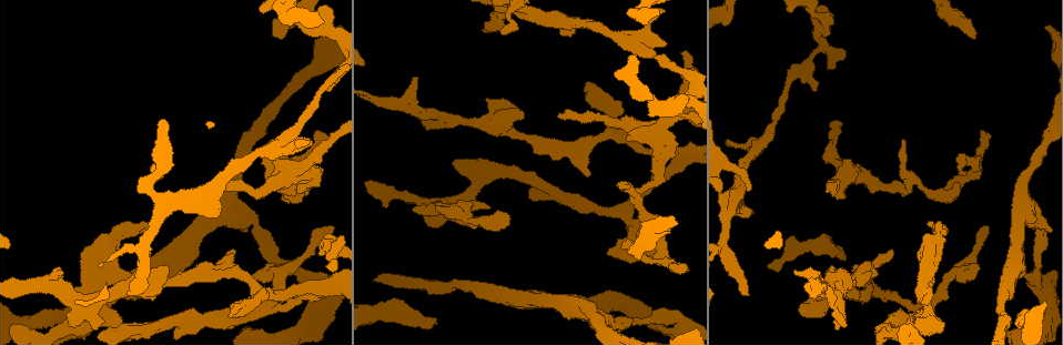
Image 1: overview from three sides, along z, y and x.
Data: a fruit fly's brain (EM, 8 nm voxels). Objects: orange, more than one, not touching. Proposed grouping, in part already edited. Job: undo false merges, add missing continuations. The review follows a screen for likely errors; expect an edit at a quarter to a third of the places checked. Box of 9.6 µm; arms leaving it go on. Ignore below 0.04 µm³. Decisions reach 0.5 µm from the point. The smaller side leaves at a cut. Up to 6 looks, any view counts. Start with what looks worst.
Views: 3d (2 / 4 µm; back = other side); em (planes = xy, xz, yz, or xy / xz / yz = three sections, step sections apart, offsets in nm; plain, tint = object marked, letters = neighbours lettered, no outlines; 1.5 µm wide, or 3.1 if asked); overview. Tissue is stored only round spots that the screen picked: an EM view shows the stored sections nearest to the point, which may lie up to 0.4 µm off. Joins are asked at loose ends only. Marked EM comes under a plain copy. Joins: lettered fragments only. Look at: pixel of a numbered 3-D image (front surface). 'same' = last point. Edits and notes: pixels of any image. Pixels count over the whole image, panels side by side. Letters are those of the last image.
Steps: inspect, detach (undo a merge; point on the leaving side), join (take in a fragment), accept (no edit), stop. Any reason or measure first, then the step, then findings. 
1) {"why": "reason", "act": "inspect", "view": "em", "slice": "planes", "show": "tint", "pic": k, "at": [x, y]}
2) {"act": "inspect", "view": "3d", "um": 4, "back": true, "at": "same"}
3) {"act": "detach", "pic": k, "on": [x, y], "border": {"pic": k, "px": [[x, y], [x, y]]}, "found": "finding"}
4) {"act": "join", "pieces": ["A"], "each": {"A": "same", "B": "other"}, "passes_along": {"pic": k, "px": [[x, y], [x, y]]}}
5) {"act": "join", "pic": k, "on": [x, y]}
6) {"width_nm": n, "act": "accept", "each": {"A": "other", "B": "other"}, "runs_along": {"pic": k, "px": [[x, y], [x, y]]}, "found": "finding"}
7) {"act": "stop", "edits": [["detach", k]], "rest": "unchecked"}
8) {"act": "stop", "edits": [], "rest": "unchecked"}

{"why": "free end", "act": "inspect", "view": "em", "slice": "planes", "show": "tint", "pic": 1, "at": [436, 320]}

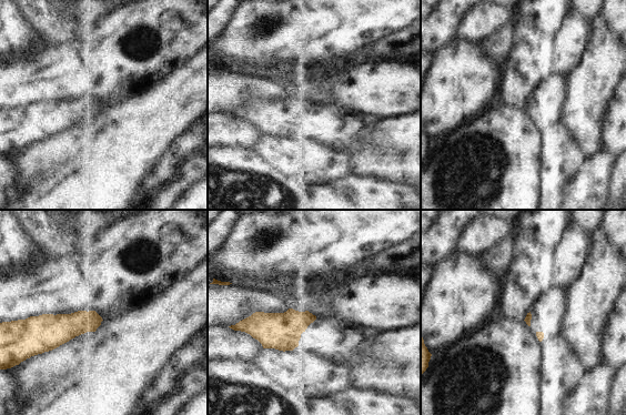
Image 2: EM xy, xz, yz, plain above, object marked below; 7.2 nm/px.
{"act": "inspect", "view": "em", "slice": "planes", "show": "letters", "at": "same"}

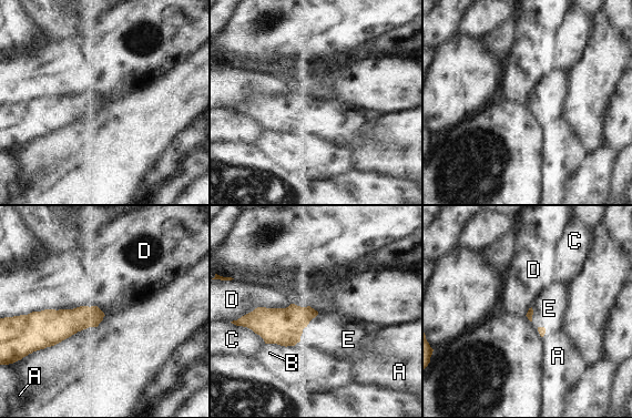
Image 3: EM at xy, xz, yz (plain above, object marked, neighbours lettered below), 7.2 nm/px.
{"act": "join", "pieces": ["E"], "each": {"A": "other", "B": "other", "C": "other", "D": "other", "E": "same"}, "passes_along": {"pic": 3, "px": [[283, 326], [305, 326], [329, 332]]}, "found": "the neuron continues"}

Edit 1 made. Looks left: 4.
{"why": "branch stops here", "act": "inspect", "view": "3d", "um": 2, "pic": 1, "at": [559, 115]}

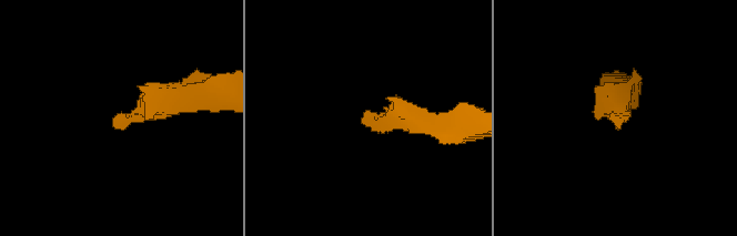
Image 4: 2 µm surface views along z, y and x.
{"why": "shape alone is not enough", "act": "inspect", "view": "em", "slice": "xz", "step": 4, "show": "letters", "pic": 4, "at": [119, 128]}

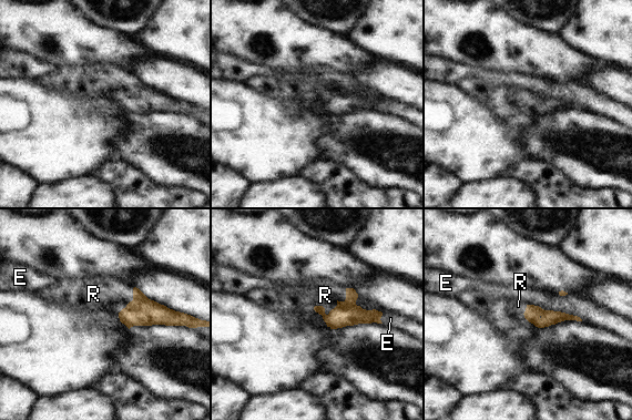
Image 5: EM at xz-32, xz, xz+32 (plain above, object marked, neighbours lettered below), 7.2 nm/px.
{"act": "join", "pieces": ["R"], "each": {"E": "other", "R": "same"}, "passes_along": {"pic": 5, "px": [[141, 311], [128, 304], [95, 294]]}, "found": "the neuron continues"}

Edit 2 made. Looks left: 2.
{"why": "an open end", "act": "inspect", "view": "3d", "um": 4, "pic": 1, "at": [629, 187]}

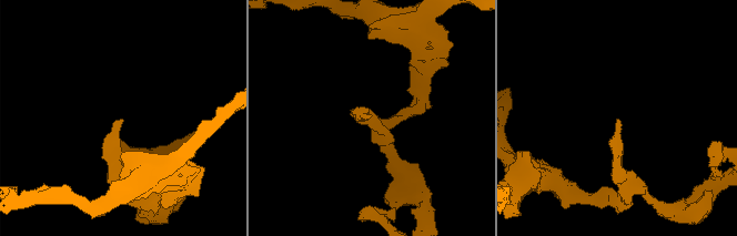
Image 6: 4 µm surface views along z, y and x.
{"act": "inspect", "view": "em", "slice": "planes", "show": "letters", "pic": 6, "at": [370, 116]}

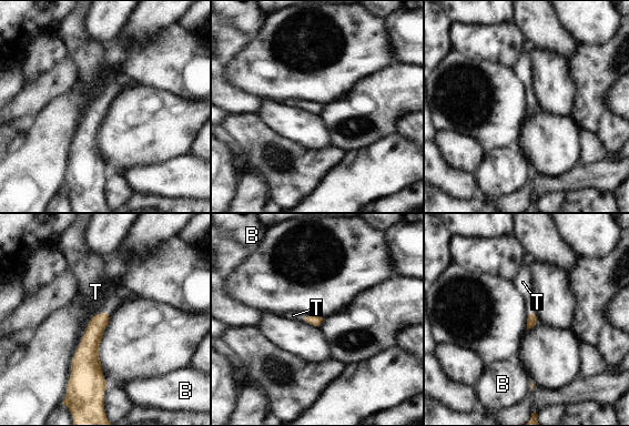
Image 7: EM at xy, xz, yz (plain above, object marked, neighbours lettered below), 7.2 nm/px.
{"act": "join", "pieces": ["T"], "each": {"B": "other", "T": "same"}, "passes_along": {"pic": 7, "px": [[90, 342], [100, 313], [95, 292]]}, "found": "it goes on there"}

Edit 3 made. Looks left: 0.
{"act": "stop", "edits": [["join", 3], ["join", 5], ["join", 7]], "rest": "unchecked"}

